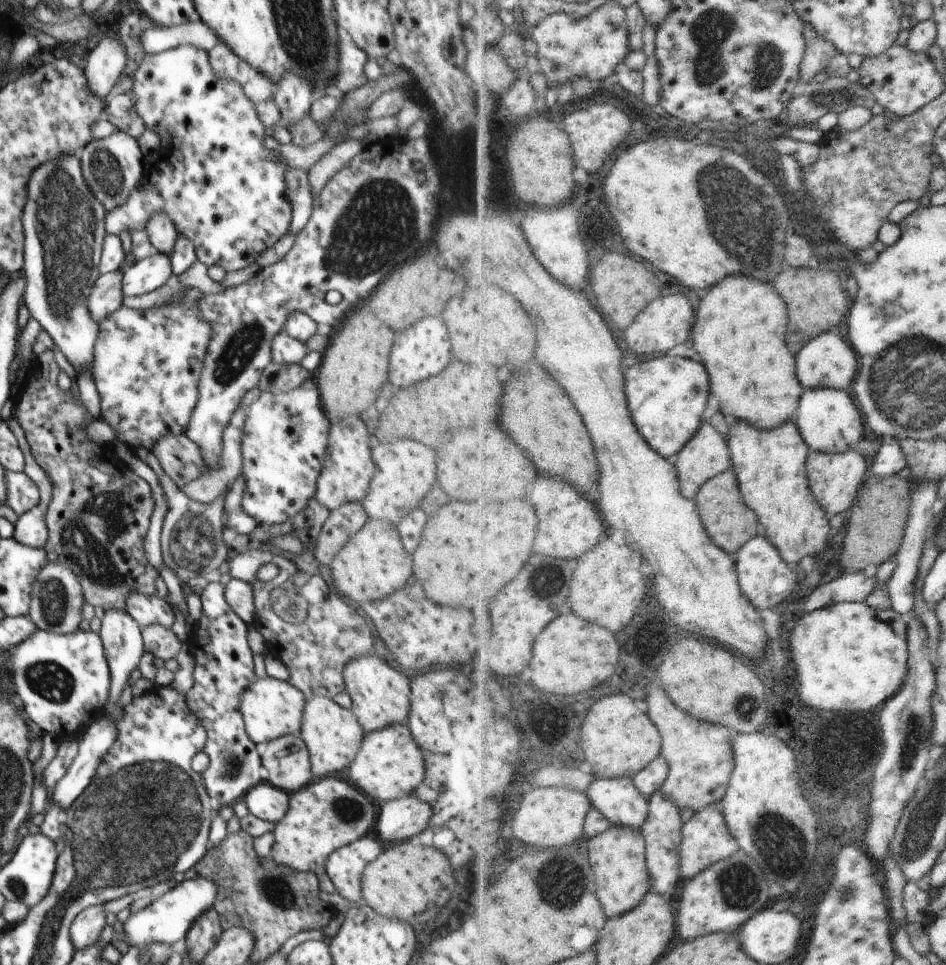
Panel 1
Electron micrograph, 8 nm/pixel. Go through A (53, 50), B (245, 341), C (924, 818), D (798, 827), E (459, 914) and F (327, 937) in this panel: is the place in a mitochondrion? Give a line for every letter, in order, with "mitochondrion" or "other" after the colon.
A: other
B: mitochondrion
C: mitochondrion
D: mitochondrion
E: other
F: other

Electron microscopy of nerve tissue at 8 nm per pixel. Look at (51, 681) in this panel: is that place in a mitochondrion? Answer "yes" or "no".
yes

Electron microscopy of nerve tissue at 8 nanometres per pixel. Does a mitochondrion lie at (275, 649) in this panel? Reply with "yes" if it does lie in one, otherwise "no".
no

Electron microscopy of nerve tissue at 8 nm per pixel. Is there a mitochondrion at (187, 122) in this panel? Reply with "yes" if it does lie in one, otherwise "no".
no

